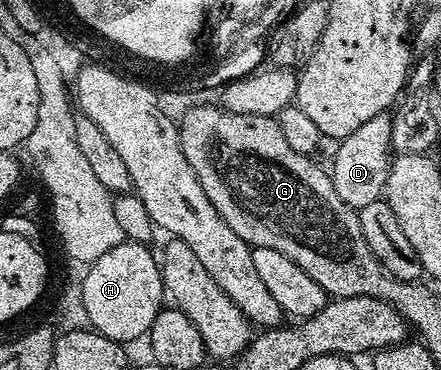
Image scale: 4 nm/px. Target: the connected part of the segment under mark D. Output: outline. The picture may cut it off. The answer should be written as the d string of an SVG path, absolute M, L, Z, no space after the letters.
M388 112L374 115L365 125L358 126L353 134L341 140L338 153L330 161L330 175L334 190L351 208L365 208L371 202L381 199L385 182L388 181L390 155L392 150L392 116Z

